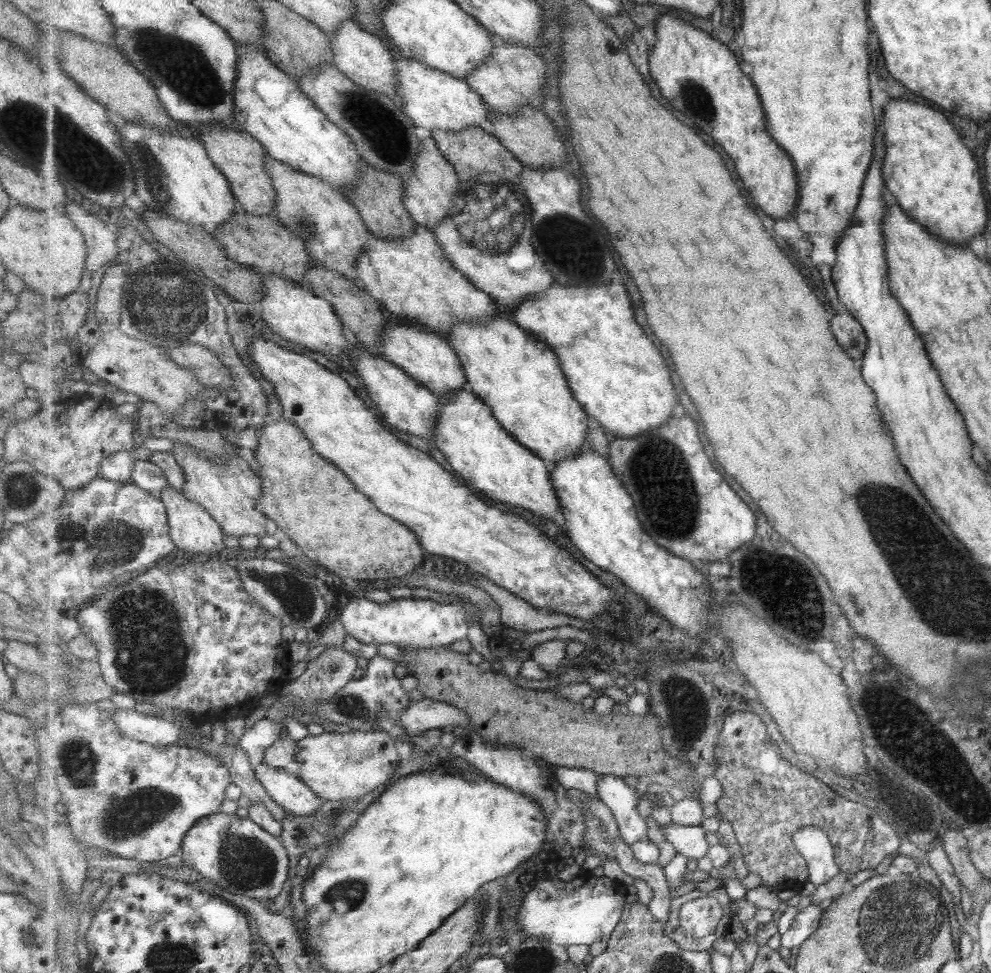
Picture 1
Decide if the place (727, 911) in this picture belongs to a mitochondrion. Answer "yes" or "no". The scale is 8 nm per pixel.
no

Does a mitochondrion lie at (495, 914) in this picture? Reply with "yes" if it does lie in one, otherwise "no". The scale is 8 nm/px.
yes

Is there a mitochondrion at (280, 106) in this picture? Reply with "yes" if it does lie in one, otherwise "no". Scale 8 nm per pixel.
no

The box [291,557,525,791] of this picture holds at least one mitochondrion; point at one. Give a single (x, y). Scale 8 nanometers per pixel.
(353, 706)

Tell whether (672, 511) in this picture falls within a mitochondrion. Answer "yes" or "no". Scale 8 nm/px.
yes

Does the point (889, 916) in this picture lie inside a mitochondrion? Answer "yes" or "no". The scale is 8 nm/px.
yes

